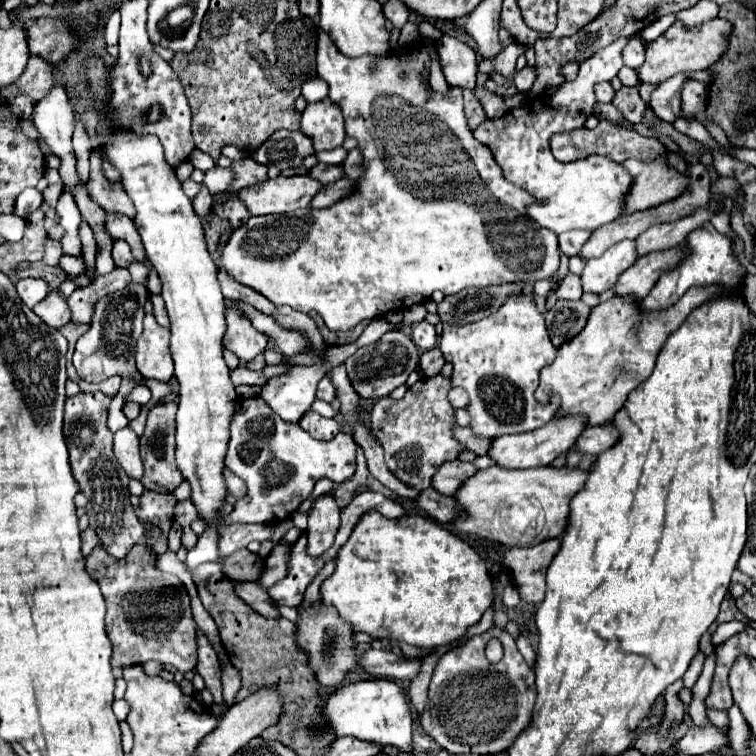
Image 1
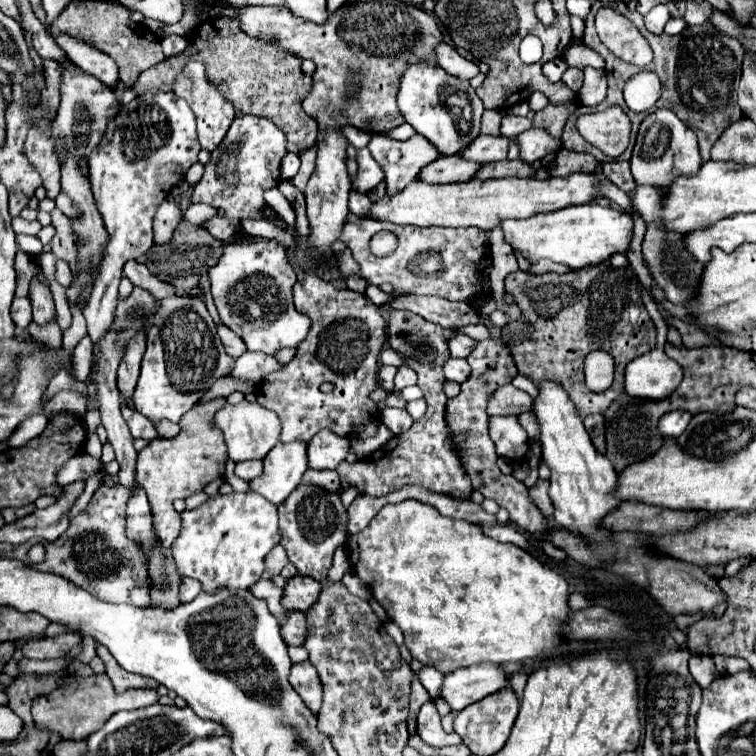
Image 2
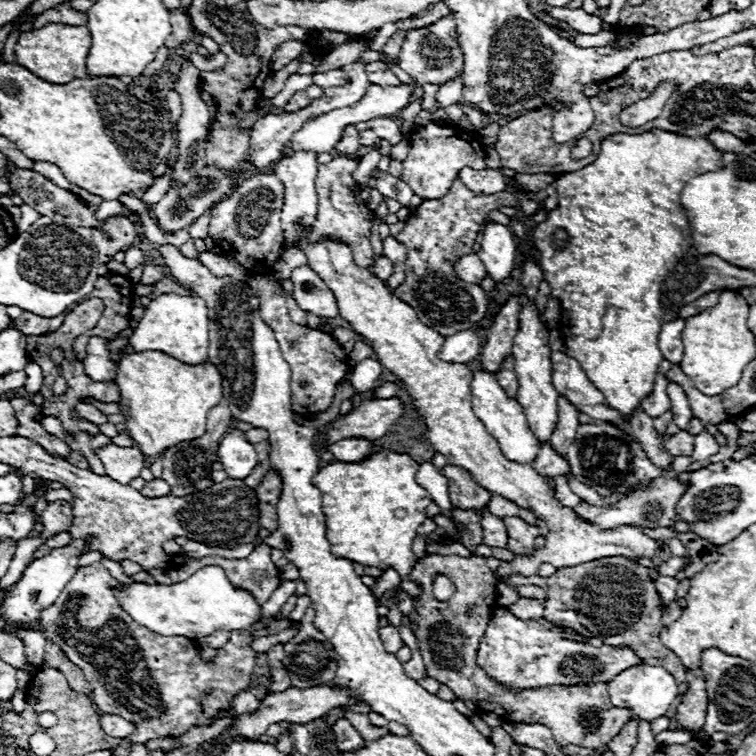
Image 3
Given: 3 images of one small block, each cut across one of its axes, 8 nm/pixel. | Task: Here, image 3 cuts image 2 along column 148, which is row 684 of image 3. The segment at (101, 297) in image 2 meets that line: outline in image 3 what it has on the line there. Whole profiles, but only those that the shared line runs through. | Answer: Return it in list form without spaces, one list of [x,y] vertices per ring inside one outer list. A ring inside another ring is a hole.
[[[94,562],[90,566],[82,566],[76,576],[68,582],[64,592],[60,592],[58,600],[42,612],[38,624],[46,626],[46,640],[60,644],[64,654],[80,666],[88,682],[102,682],[102,690],[92,690],[92,702],[100,714],[110,714],[110,706],[118,706],[116,714],[124,716],[136,726],[136,734],[144,732],[146,740],[174,736],[186,732],[194,724],[212,724],[218,720],[218,710],[230,706],[230,698],[250,686],[250,674],[254,668],[256,654],[248,648],[254,640],[250,632],[266,628],[266,622],[258,622],[250,630],[230,632],[230,642],[216,650],[214,662],[204,662],[198,654],[196,642],[184,636],[160,636],[132,620],[128,612],[124,612],[114,596],[114,588],[118,588],[118,580],[110,576],[102,562]]]

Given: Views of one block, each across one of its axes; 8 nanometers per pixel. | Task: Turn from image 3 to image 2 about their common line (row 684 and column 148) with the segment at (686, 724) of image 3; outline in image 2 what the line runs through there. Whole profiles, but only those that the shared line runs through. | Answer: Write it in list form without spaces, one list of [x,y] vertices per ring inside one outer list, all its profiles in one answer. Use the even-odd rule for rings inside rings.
[[[100,674],[94,678],[92,676],[76,678],[46,696],[38,696],[32,704],[32,718],[38,728],[52,730],[52,732],[60,734],[64,740],[84,740],[90,734],[94,734],[96,730],[100,730],[112,714],[116,714],[120,710],[136,710],[136,708],[156,704],[158,698],[160,698],[158,692],[150,690],[150,688],[126,690],[124,694],[118,694],[114,690],[110,678],[106,674]]]

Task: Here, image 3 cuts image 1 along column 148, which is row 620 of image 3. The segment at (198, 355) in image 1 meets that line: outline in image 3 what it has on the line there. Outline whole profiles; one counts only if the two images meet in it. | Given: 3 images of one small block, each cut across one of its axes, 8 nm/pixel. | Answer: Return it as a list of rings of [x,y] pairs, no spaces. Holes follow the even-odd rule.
[[[206,566],[192,574],[188,580],[172,586],[162,584],[144,584],[134,582],[126,586],[126,592],[116,592],[120,606],[142,626],[150,628],[152,632],[164,634],[164,636],[186,636],[186,638],[204,638],[216,630],[248,630],[252,624],[262,620],[262,606],[256,602],[256,598],[248,590],[234,588],[232,582],[226,578],[226,572],[220,566]]]

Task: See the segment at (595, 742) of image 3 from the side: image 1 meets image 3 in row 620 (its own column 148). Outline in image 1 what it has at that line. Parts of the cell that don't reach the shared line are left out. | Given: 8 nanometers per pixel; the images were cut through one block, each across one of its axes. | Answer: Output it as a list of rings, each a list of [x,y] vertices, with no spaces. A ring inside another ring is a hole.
[[[174,402],[154,406],[150,410],[150,416],[148,416],[148,422],[146,422],[146,428],[144,428],[144,442],[140,442],[140,454],[142,454],[142,462],[144,462],[142,484],[148,490],[156,490],[156,492],[162,492],[162,494],[170,494],[182,484],[182,474],[178,472],[176,460],[174,460],[174,452],[176,452],[174,416],[176,416],[176,404]]]

